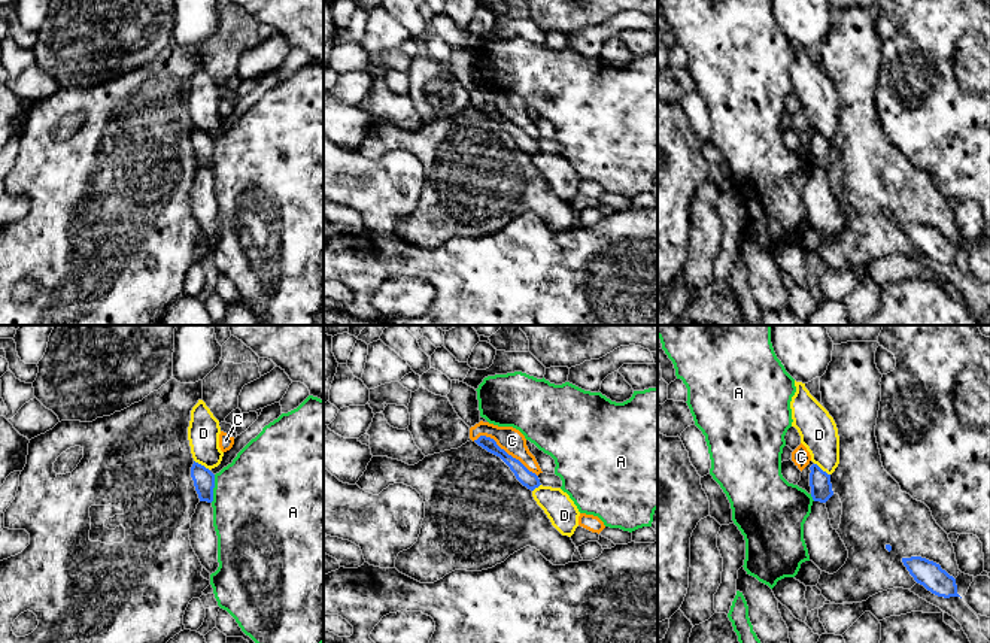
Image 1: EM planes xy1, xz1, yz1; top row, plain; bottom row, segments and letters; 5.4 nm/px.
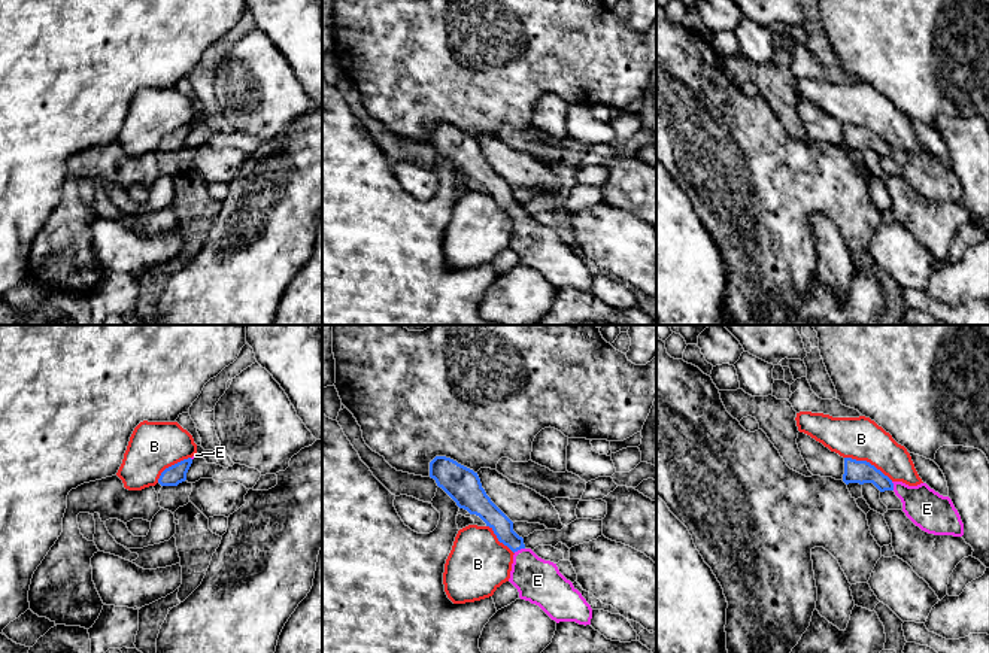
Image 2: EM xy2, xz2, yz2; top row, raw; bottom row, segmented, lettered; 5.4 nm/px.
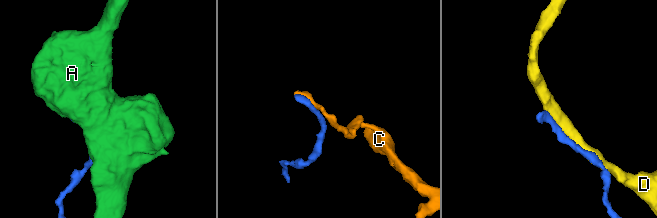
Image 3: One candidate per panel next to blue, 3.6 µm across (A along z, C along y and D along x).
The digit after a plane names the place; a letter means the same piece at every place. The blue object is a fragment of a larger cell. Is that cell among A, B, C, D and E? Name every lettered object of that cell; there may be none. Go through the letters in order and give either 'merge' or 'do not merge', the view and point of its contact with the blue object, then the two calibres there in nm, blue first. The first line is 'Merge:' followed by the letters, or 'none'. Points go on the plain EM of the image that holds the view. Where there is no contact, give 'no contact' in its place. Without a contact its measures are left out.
Merge: E
A: do not merge | xy1 (213, 152) | 110/480 nm
B: do not merge | yz2 (868, 128) | 130/240 nm
C: do not merge | xz1 (504, 117) | 90/140 nm
D: do not merge | xy1 (200, 130) | 110/180 nm
E: merge | xz2 (518, 215) | 110/240 nm

